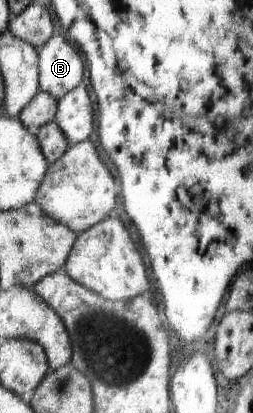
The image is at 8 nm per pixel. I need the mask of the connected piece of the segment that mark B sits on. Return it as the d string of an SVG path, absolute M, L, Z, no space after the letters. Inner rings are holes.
M60 33L52 35L44 44L44 47L38 52L39 57L39 89L49 93L56 101L64 97L66 93L72 91L84 77L84 63L74 49L74 45L70 45L70 41L66 41Z

